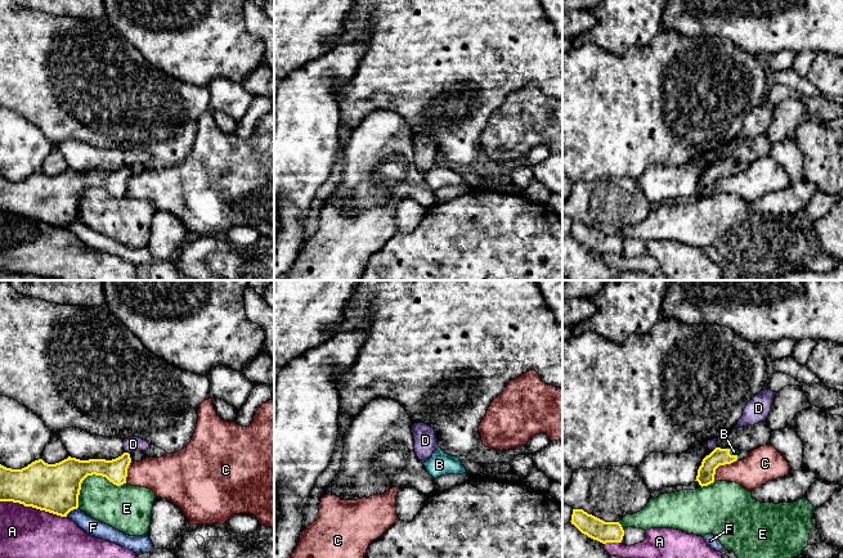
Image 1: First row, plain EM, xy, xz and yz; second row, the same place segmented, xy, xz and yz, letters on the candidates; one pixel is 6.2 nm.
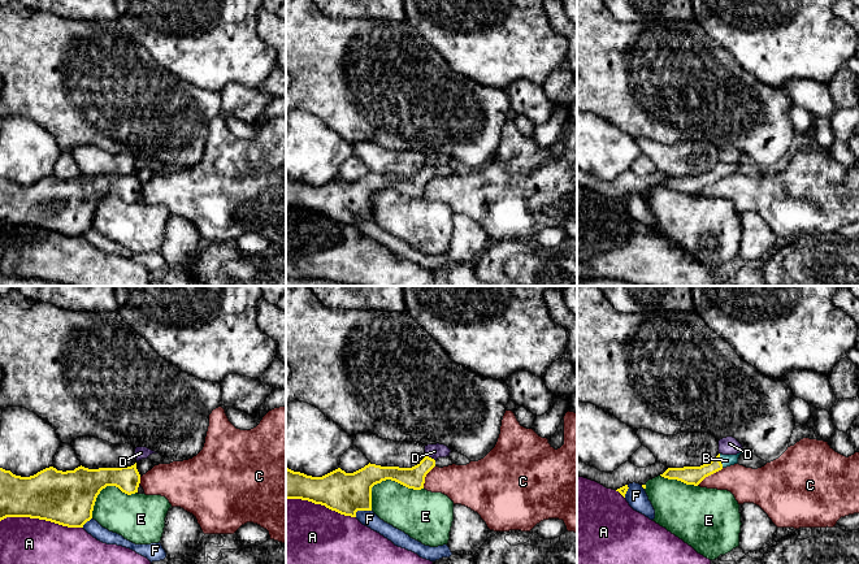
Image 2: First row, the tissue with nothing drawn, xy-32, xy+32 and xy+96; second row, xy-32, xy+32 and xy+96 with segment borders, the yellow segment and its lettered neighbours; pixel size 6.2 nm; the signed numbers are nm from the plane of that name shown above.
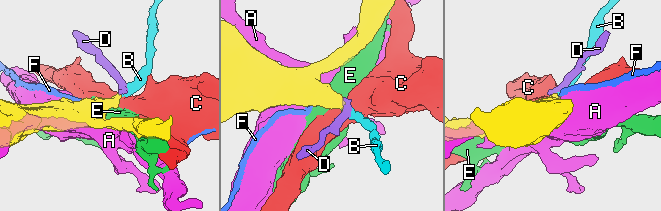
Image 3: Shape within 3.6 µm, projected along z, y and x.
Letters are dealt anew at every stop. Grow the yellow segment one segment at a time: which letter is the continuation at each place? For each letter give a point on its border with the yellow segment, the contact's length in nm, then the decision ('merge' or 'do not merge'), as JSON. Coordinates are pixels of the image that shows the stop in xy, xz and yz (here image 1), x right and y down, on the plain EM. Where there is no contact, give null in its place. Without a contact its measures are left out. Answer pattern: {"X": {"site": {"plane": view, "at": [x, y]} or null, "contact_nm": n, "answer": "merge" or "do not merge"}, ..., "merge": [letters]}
{"A": {"site": {"plane": "xy", "at": [34, 219]}, "contact_nm": 420, "answer": "do not merge"}, "B": {"site": {"plane": "yz", "at": [730, 166]}, "contact_nm": 70, "answer": "merge"}, "C": {"site": {"plane": "yz", "at": [720, 176]}, "contact_nm": 200, "answer": "do not merge"}, "D": {"site": {"plane": "xy", "at": [128, 165]}, "contact_nm": 40, "answer": "do not merge"}, "E": {"site": {"plane": "xy", "at": [90, 187]}, "contact_nm": 340, "answer": "do not merge"}, "F": {"site": {"plane": "xy", "at": [71, 221]}, "contact_nm": 100, "answer": "do not merge"}, "merge": ["B"]}

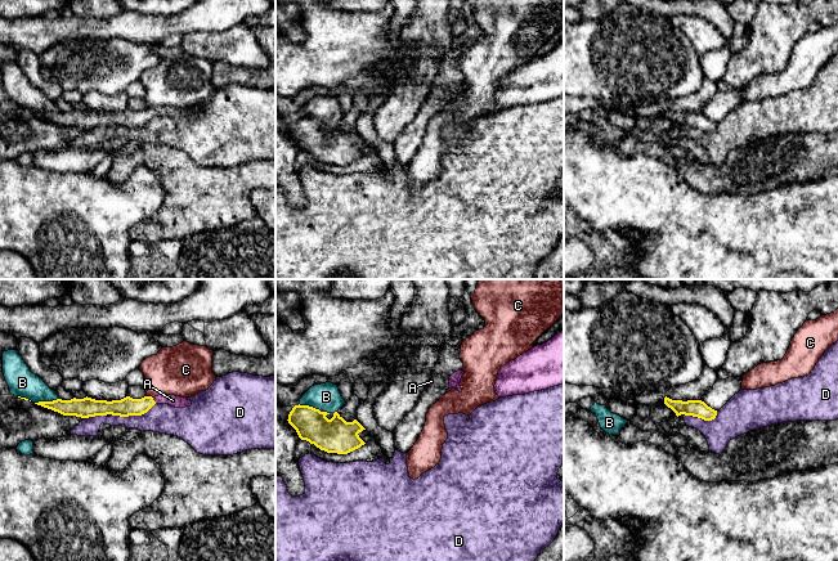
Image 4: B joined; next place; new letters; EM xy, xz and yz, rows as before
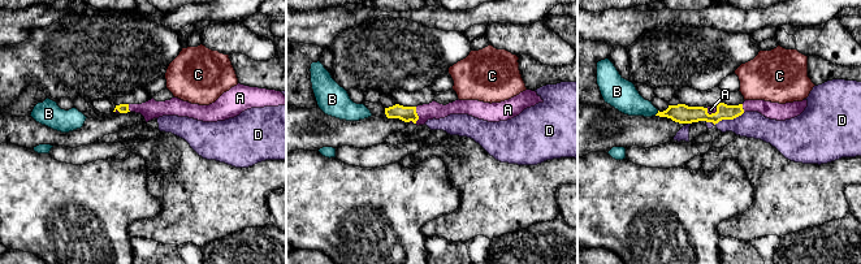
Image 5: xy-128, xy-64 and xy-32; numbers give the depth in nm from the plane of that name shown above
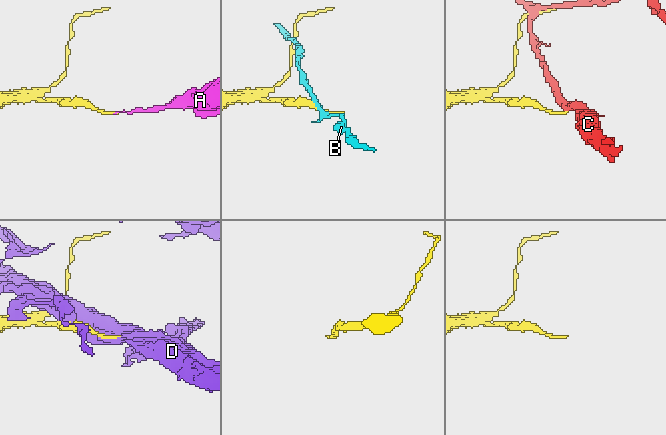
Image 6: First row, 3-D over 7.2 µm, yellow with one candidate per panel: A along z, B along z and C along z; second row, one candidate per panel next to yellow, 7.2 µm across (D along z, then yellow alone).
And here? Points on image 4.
{"A": {"site": {"plane": "xy", "at": [153, 112]}, "contact_nm": 50, "answer": "merge"}, "B": {"site": {"plane": "xz", "at": [314, 120]}, "contact_nm": 200, "answer": "do not merge"}, "C": {"site": {"plane": "xy", "at": [149, 108]}, "contact_nm": 40, "answer": "do not merge"}, "D": {"site": {"plane": "xy", "at": [133, 126]}, "contact_nm": 280, "answer": "do not merge"}, "merge": ["A"]}

